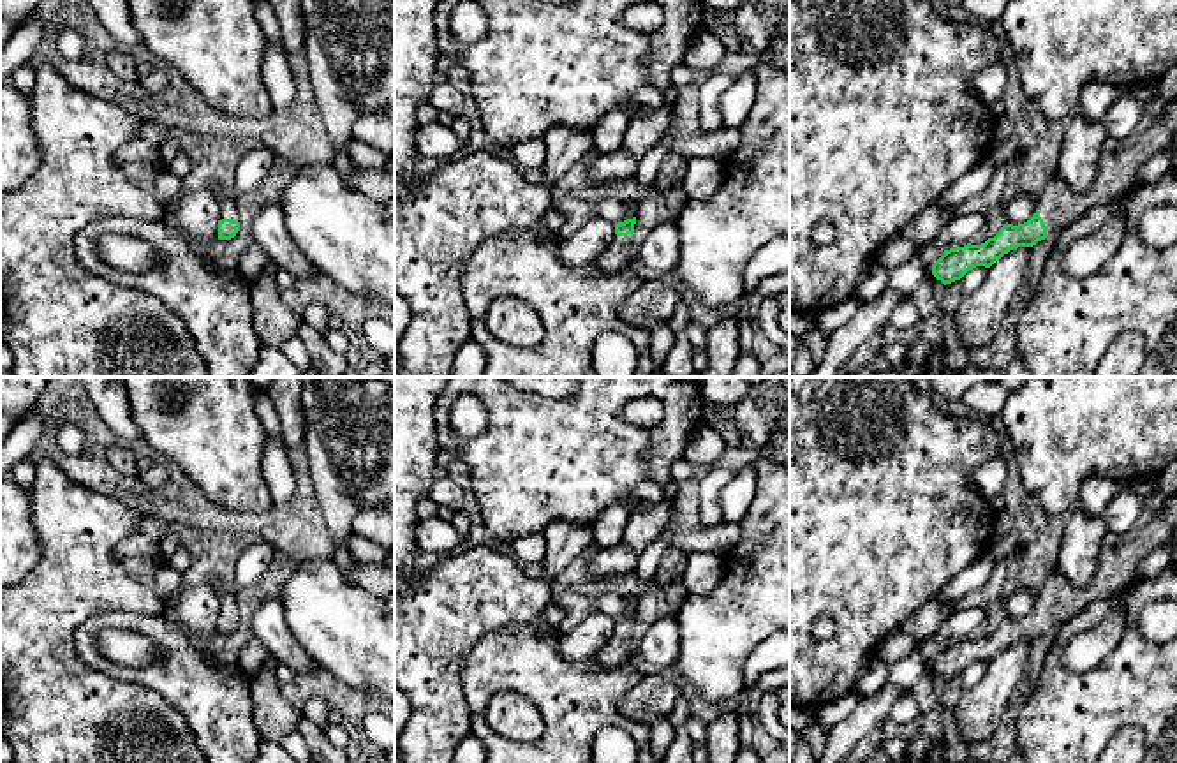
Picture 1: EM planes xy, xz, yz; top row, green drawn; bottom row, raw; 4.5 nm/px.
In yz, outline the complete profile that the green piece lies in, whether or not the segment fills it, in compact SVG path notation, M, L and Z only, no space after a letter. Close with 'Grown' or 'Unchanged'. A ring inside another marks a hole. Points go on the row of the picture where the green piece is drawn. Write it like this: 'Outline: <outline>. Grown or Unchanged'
Outline: M1177 97L1170 100L1158 120L1129 148L1101 157L1098 176L1085 192L1073 192L1054 173L1038 201L1038 211L1024 224L1004 224L994 238L981 245L964 245L944 250L932 264L932 275L944 285L960 280L976 266L990 268L997 259L1018 247L1033 247L1071 226L1084 211L1108 204L1124 196L1138 169L1165 150L1177 132Z. Grown

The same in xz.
Outline: M636 217L615 224L615 236L608 248L597 257L597 266L604 271L618 271L633 266L631 252Z. Grown

